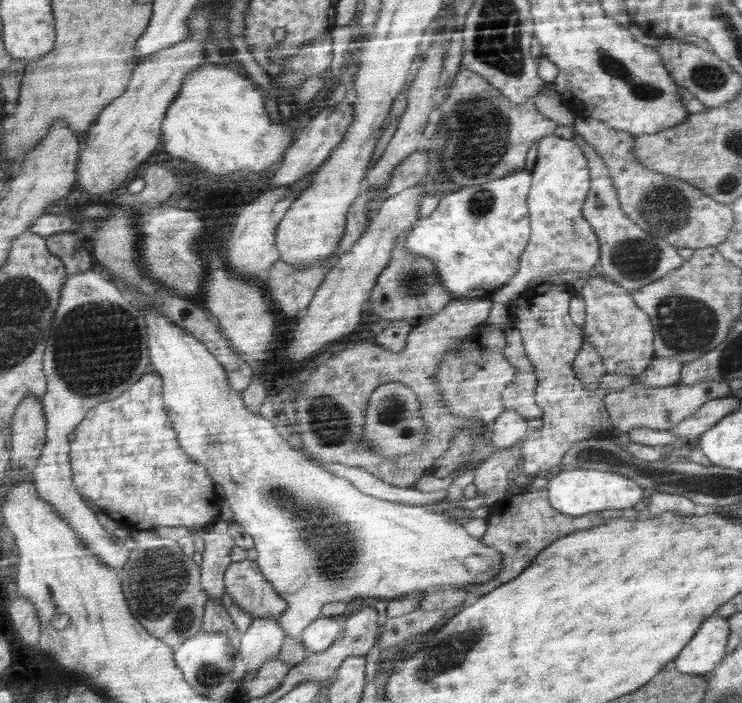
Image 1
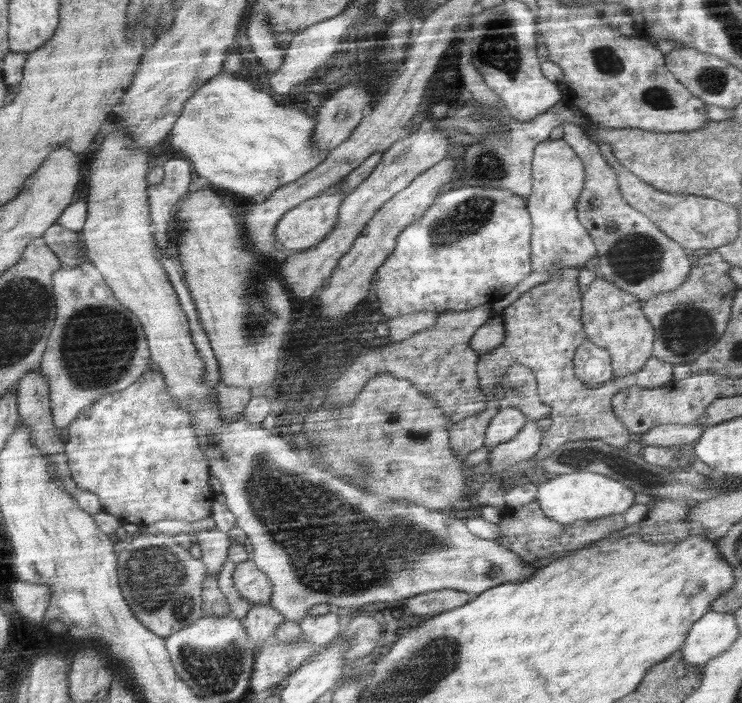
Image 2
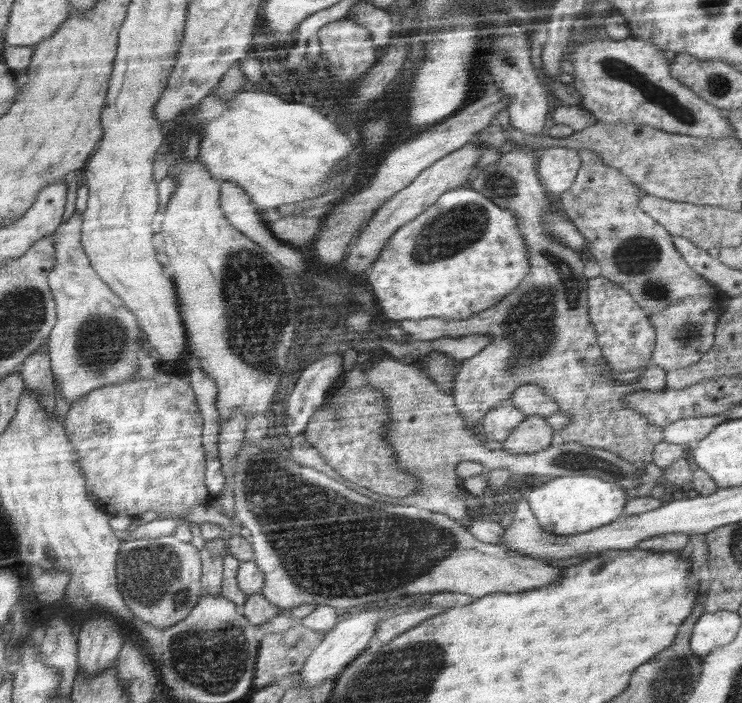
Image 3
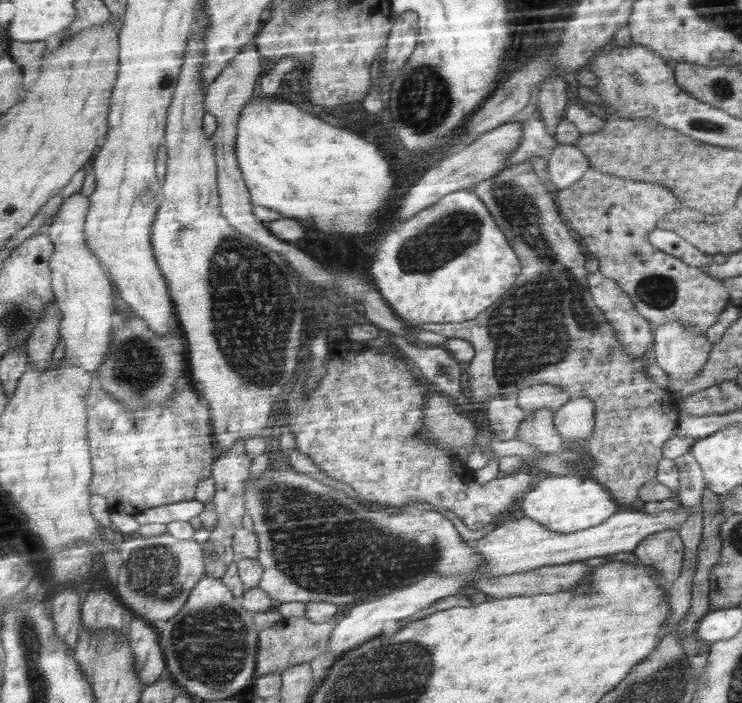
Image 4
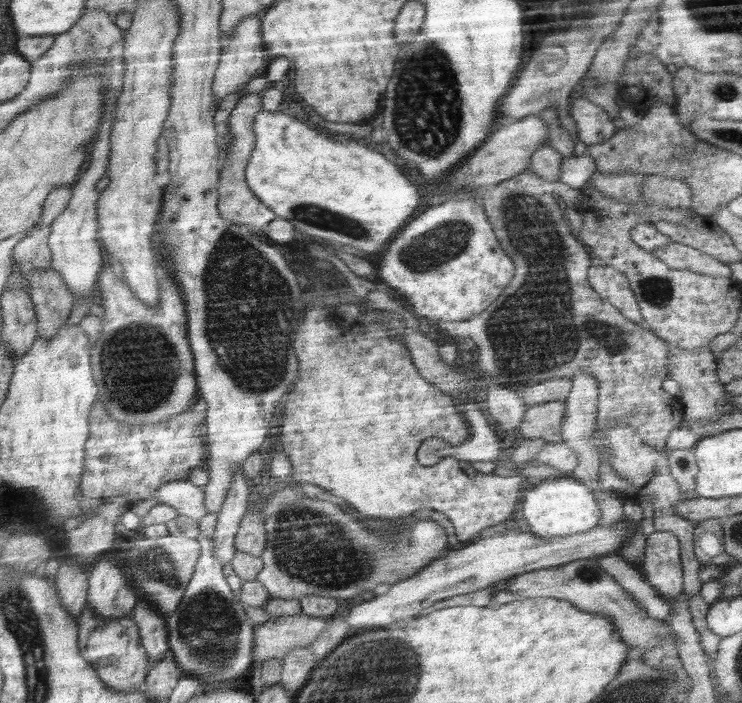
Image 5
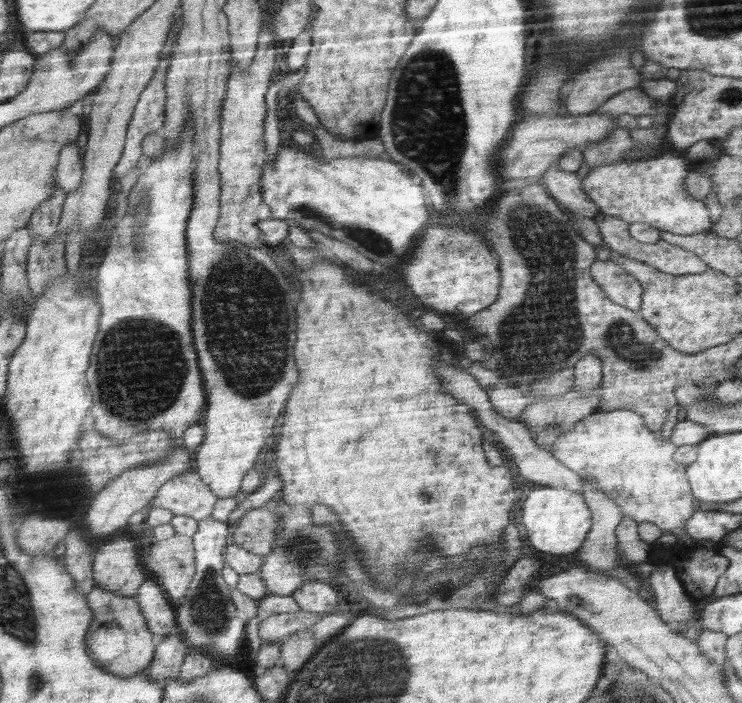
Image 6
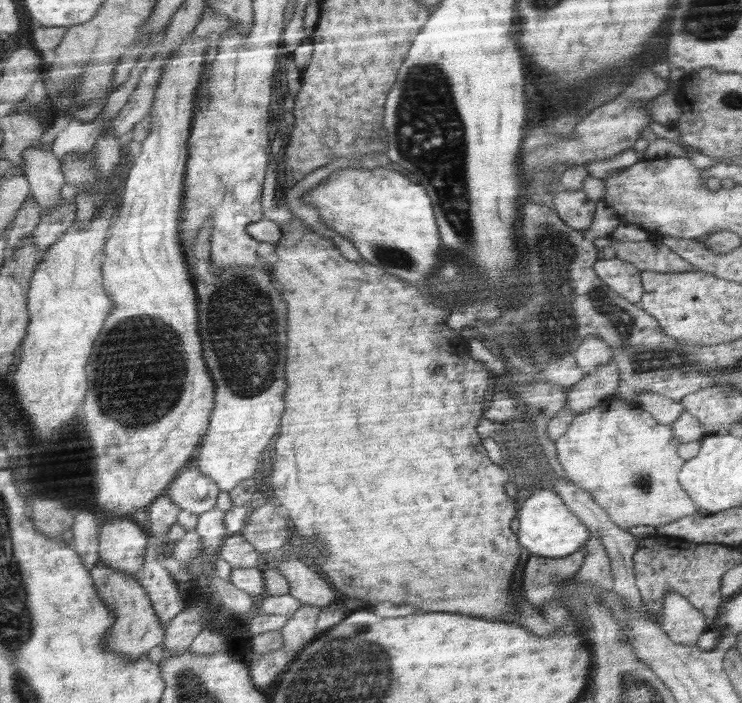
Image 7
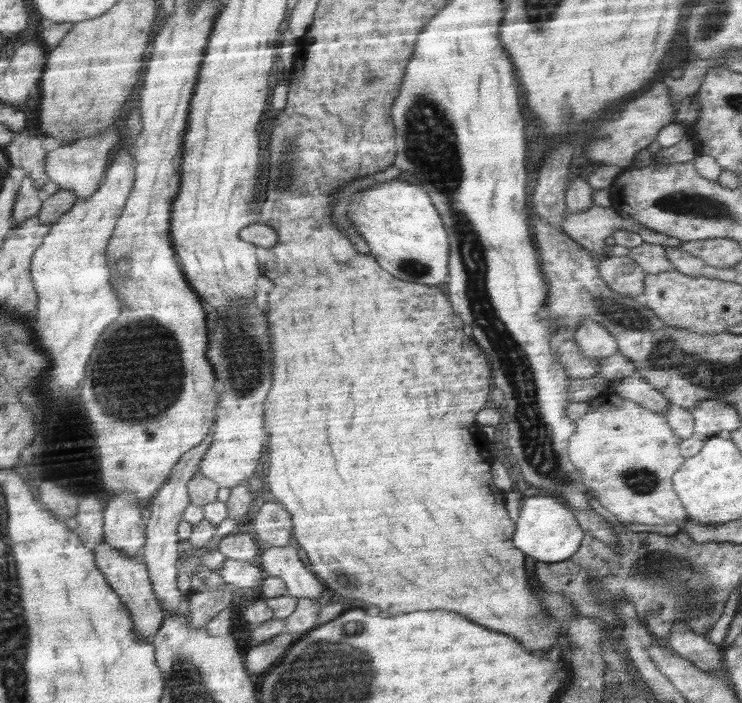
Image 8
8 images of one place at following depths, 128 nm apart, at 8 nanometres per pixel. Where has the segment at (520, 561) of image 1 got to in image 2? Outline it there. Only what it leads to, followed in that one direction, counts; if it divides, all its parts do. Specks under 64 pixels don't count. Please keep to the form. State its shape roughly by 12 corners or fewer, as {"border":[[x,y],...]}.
{"border":[[536,499],[505,507],[498,544],[526,564],[639,524],[648,504],[561,524]]}

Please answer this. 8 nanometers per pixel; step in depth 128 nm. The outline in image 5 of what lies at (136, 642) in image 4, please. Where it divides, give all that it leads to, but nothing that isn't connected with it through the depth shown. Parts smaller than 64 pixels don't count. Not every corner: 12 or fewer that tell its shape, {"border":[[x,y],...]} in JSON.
{"border":[[146,600],[130,617],[150,662],[170,650],[166,616]]}

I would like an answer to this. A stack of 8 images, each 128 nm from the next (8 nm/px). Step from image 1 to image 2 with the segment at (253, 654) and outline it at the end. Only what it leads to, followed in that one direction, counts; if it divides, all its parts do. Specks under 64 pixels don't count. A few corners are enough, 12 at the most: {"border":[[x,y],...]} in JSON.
{"border":[[252,605],[243,622],[262,647],[285,618],[270,605]]}

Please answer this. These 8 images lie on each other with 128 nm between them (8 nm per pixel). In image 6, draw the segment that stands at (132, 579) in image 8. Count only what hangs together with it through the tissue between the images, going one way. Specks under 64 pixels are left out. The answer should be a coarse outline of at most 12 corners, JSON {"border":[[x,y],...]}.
{"border":[[94,587],[94,630],[116,622],[128,648],[106,672],[134,676],[154,658],[154,634],[134,598]]}

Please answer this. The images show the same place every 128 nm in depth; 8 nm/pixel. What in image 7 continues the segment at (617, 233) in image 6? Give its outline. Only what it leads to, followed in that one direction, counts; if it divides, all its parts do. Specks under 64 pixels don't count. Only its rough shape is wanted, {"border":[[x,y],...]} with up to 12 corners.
{"border":[[616,241],[616,258],[640,271],[692,272],[661,241]]}

